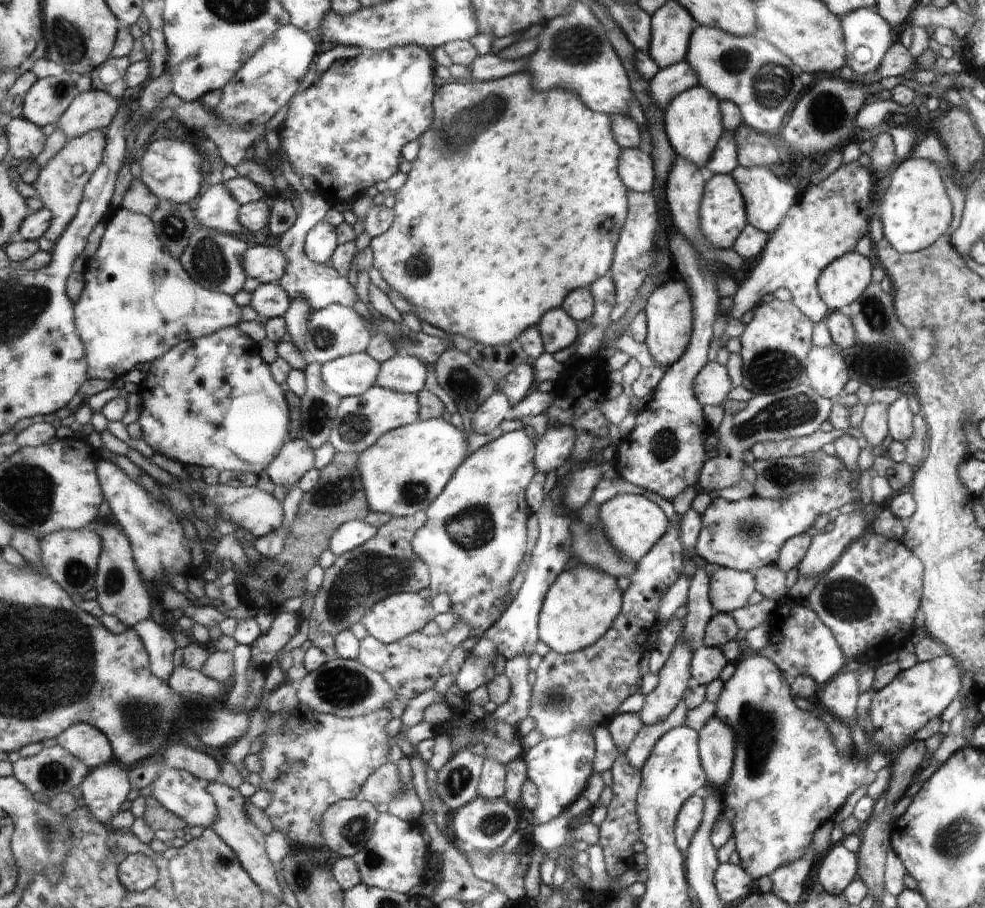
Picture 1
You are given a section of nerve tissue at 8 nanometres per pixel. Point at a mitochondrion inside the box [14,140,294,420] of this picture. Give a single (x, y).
(208, 259)

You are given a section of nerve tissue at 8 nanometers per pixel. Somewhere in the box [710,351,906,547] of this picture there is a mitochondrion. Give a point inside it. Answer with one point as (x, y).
(788, 411)

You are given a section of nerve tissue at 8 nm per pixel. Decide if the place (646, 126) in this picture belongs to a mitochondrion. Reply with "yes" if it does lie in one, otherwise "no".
no

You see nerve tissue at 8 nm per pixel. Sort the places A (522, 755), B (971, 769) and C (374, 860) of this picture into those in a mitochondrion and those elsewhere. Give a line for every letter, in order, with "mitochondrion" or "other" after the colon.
A: other
B: other
C: mitochondrion

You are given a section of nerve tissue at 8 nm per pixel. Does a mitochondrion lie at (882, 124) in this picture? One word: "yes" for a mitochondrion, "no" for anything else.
no

